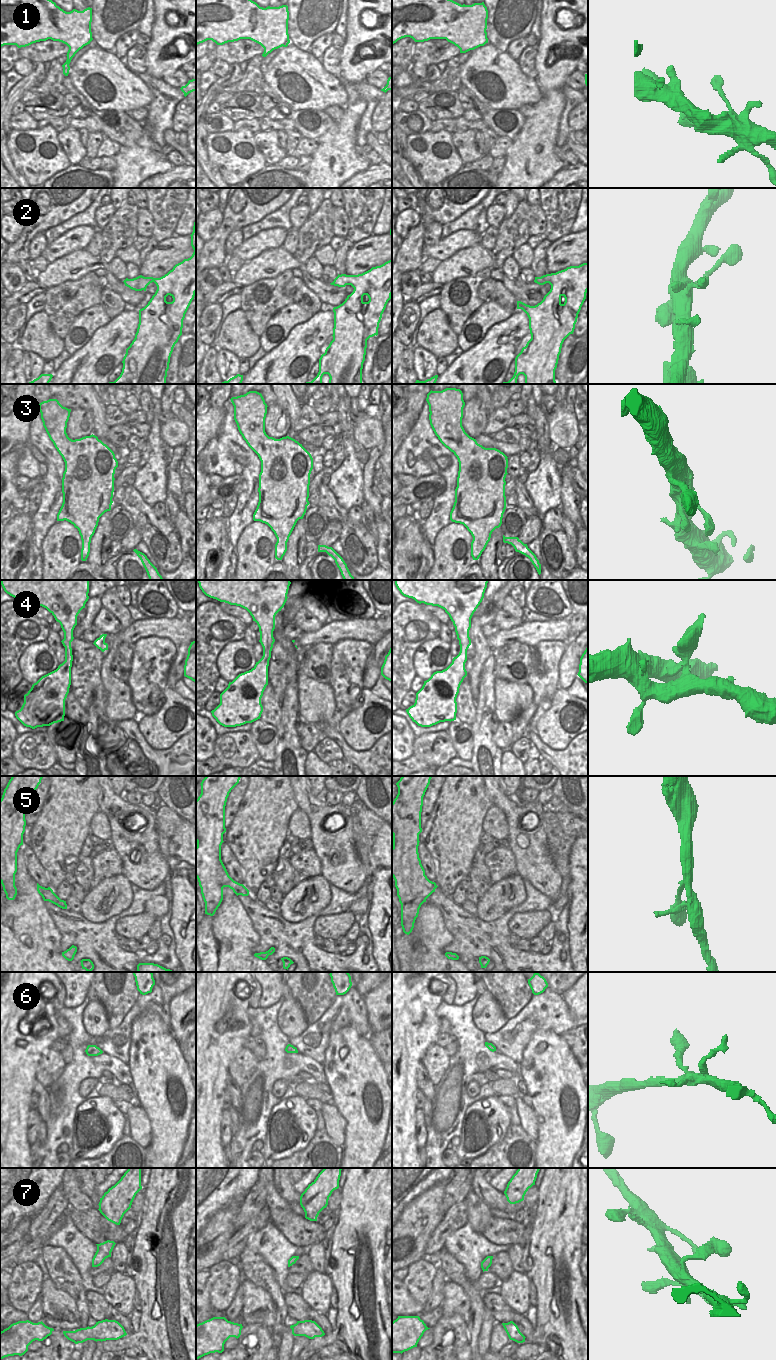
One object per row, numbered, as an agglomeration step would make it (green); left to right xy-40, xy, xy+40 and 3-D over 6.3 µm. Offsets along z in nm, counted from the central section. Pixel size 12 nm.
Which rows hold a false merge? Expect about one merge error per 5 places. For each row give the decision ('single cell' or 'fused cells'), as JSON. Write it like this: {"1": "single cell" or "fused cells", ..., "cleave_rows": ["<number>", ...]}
{"1": "single cell", "2": "single cell", "3": "single cell", "4": "single cell", "5": "single cell", "6": "single cell", "7": "fused cells", "cleave_rows": ["7"]}

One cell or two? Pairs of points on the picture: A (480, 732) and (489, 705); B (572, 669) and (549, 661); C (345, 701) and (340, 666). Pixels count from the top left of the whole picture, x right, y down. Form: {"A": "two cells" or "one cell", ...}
{"A": "one cell", "B": "two cells", "C": "one cell"}

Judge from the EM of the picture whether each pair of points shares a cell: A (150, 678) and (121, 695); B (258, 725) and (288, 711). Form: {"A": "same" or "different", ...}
{"A": "different", "B": "different"}

